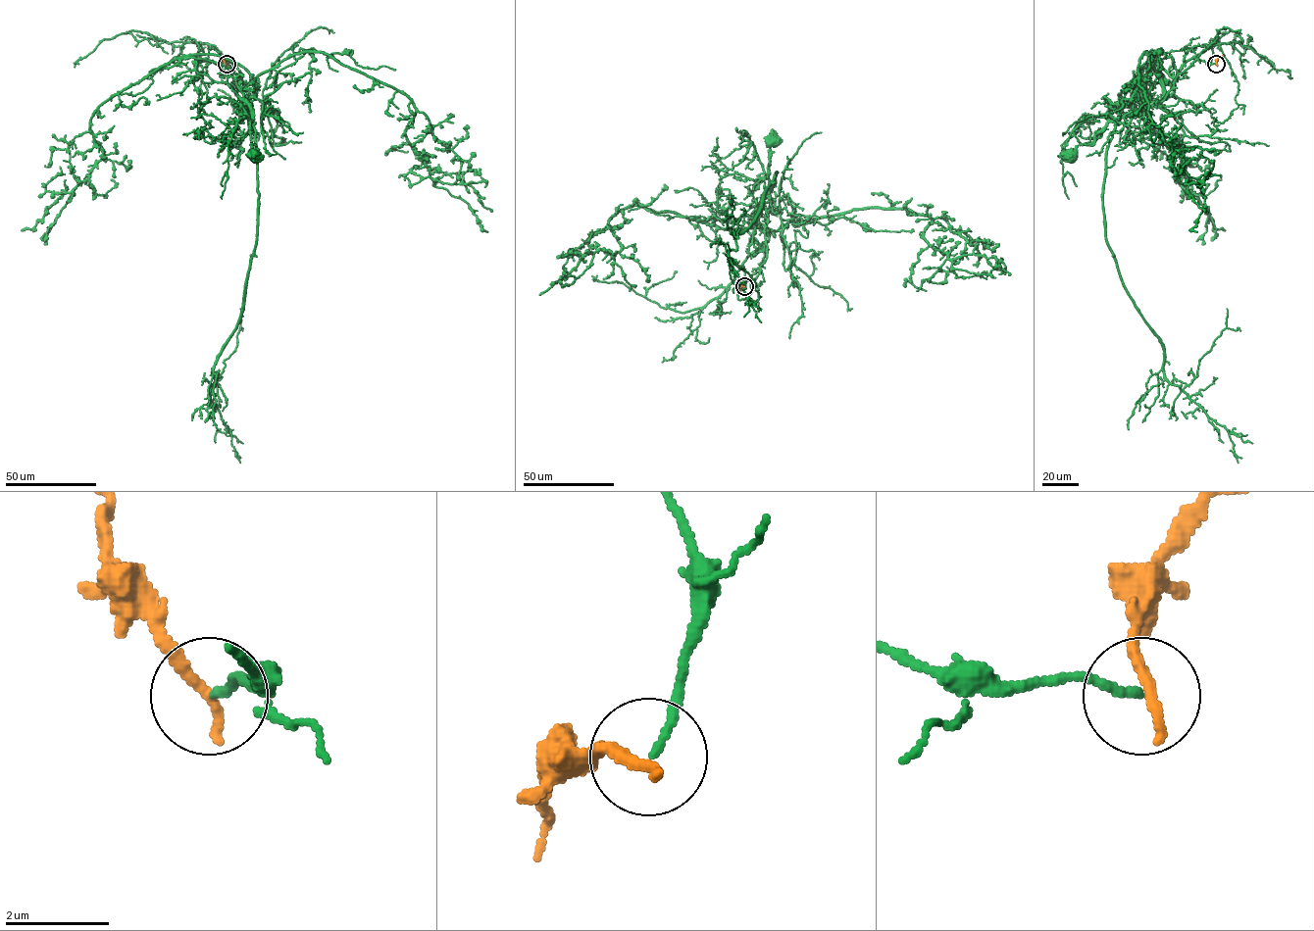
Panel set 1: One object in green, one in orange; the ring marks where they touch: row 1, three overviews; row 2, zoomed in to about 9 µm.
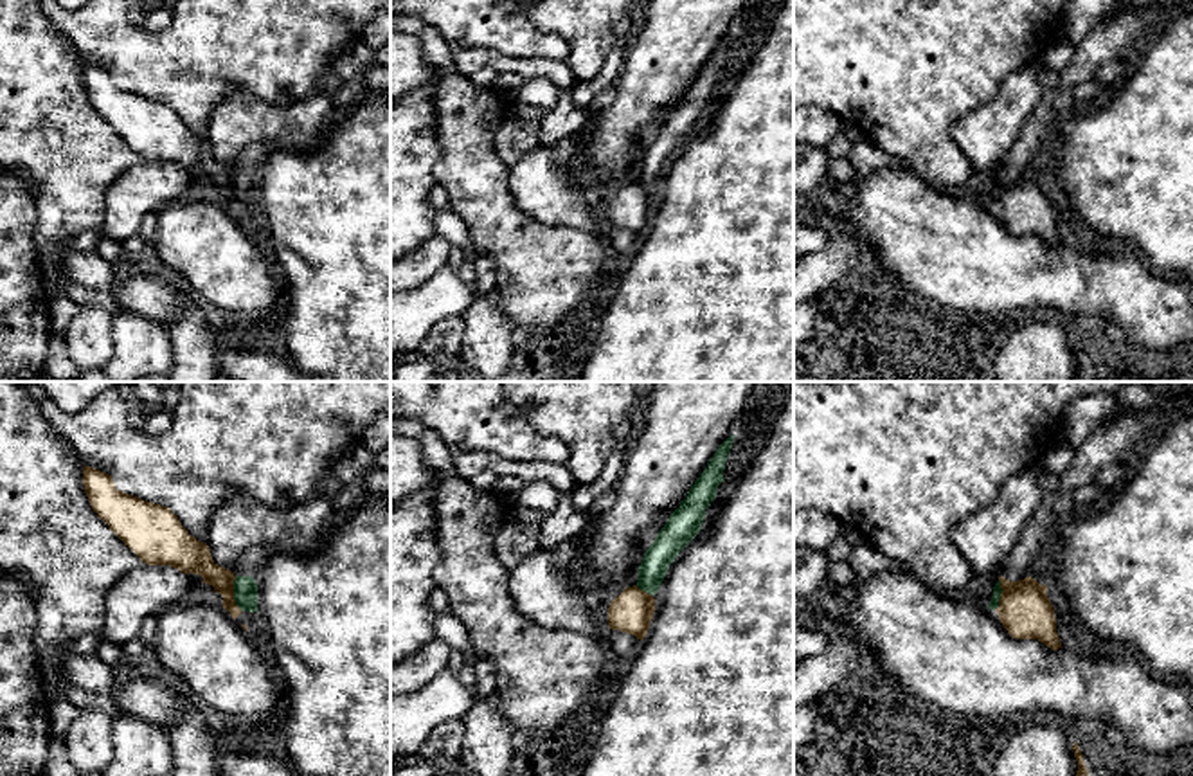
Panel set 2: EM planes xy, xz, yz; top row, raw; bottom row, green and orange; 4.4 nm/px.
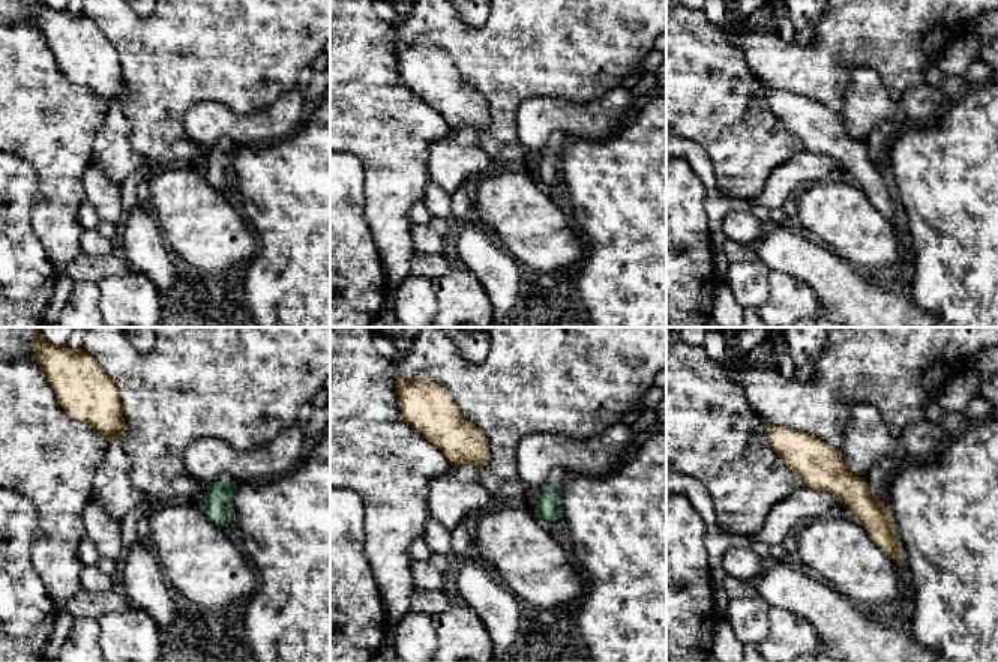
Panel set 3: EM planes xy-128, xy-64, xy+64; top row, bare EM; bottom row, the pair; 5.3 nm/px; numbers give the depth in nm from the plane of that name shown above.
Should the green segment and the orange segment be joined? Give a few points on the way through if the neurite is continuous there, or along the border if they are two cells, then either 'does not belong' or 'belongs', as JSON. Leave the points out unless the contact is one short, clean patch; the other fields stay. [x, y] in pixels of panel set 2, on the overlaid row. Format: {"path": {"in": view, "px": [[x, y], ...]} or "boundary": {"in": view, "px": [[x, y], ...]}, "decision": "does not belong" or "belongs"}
{"boundary": {"in": "xy", "px": [[234, 577], [234, 602], [242, 609]]}, "decision": "does not belong"}

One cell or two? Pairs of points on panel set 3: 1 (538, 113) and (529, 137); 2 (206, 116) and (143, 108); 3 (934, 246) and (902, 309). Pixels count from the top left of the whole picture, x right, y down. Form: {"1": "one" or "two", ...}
{"1": "one", "2": "two", "3": "two"}

